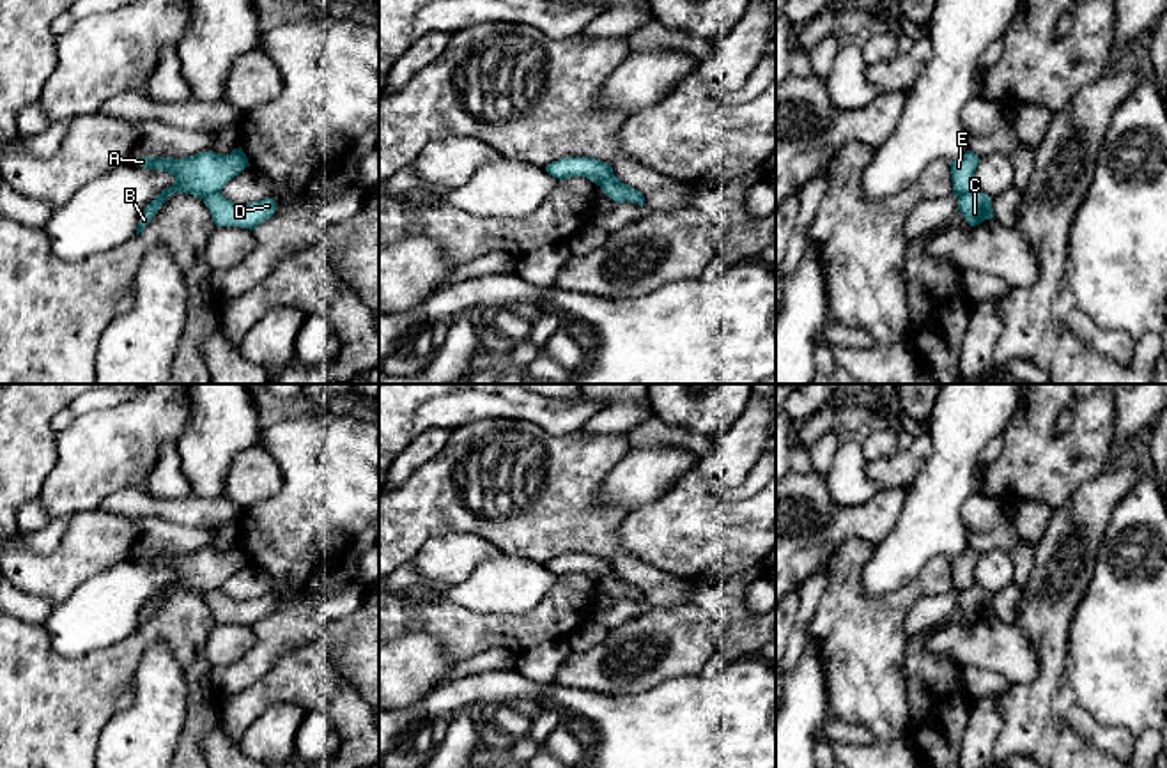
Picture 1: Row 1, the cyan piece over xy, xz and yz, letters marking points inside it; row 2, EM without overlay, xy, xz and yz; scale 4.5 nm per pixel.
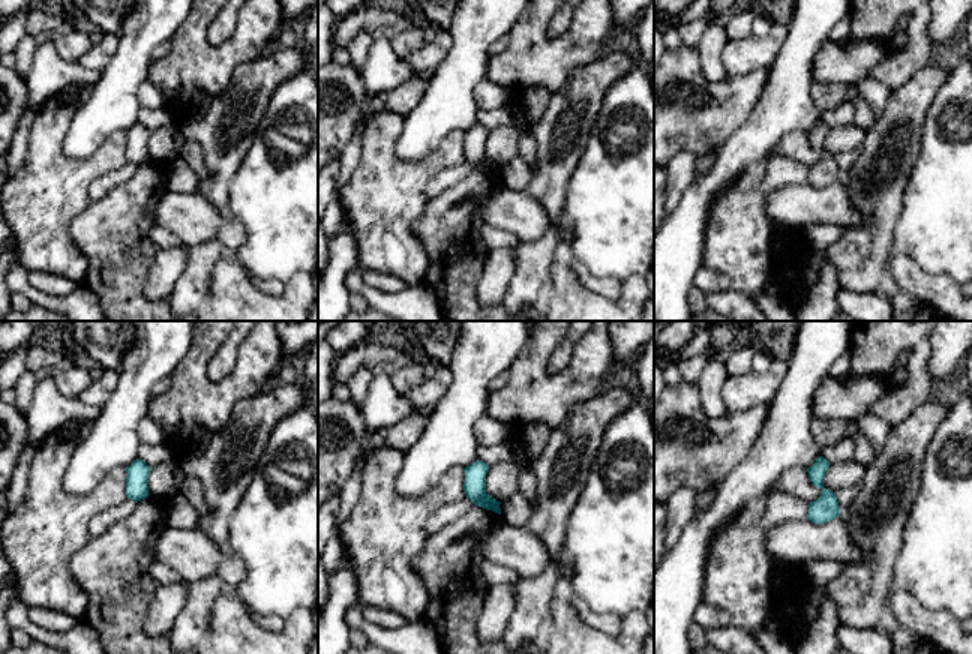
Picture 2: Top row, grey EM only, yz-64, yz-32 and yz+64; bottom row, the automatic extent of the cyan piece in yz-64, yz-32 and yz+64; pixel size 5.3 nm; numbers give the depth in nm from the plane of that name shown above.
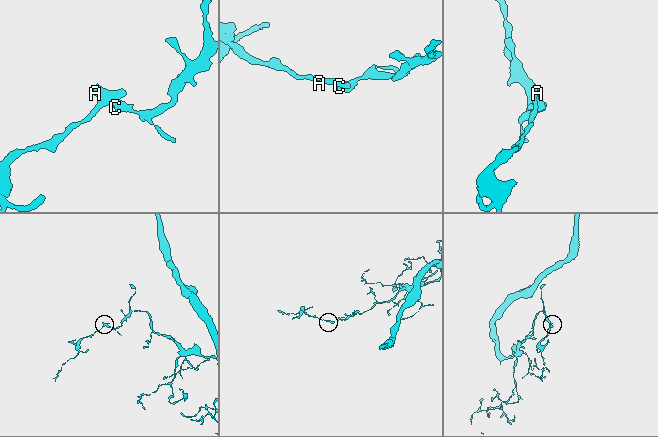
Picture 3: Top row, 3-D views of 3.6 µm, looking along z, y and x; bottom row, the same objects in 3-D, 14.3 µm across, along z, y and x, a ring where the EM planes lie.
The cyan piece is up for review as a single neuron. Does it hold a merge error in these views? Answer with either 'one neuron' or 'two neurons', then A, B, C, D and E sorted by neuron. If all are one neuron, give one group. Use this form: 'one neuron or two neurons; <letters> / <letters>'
two neurons; A B E / C D

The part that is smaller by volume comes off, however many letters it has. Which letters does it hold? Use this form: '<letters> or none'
A, B, E

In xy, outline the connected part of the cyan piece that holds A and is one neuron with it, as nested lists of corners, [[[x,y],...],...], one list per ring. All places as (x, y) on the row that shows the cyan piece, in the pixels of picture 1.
[[[241,147],[234,149],[230,154],[216,154],[207,150],[182,159],[140,157],[136,163],[143,168],[168,172],[175,177],[175,182],[154,196],[154,200],[145,207],[136,235],[143,232],[145,225],[161,209],[170,195],[189,193],[193,196],[205,198],[221,191],[228,180],[250,166]]]

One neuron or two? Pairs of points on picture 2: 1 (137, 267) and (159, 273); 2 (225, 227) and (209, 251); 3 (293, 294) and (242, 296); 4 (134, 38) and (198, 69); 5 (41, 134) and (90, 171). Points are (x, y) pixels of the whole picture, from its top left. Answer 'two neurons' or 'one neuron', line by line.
1: two neurons
2: two neurons
3: one neuron
4: two neurons
5: one neuron

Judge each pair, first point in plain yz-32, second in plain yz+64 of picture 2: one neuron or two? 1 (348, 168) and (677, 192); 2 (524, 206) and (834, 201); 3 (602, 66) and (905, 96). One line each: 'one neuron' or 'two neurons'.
1: one neuron
2: one neuron
3: one neuron

